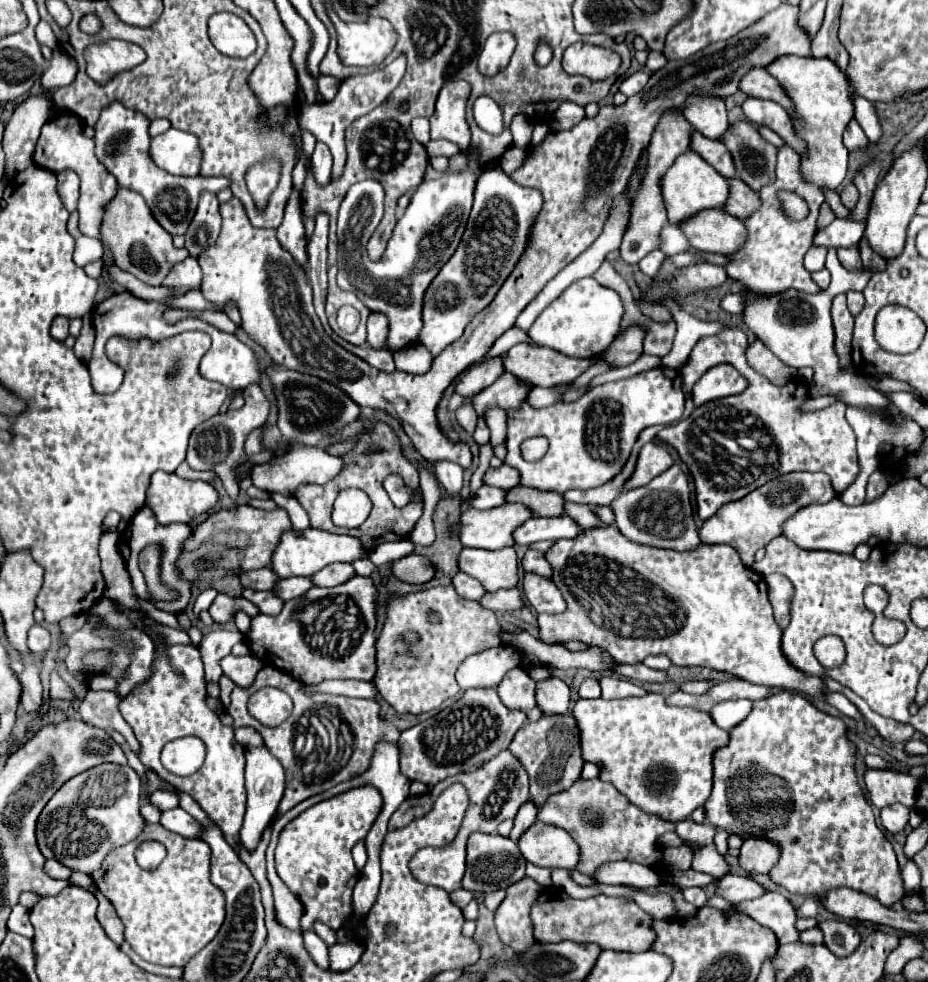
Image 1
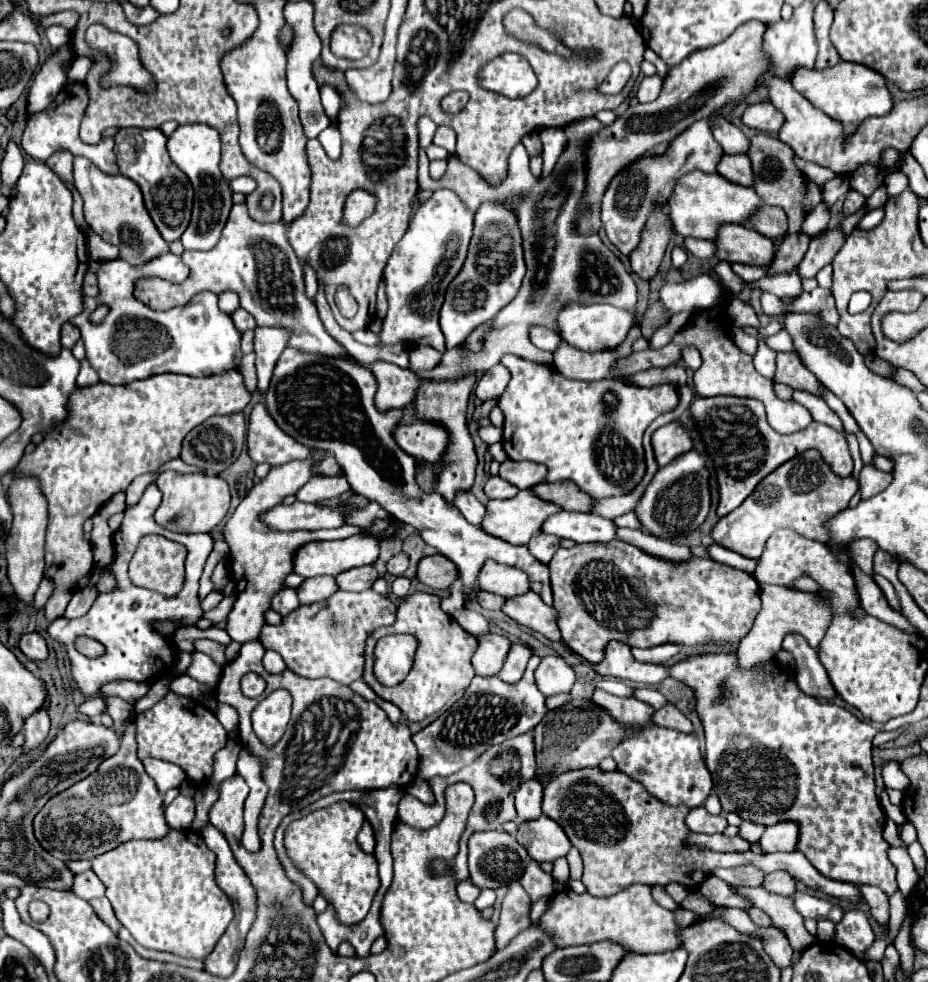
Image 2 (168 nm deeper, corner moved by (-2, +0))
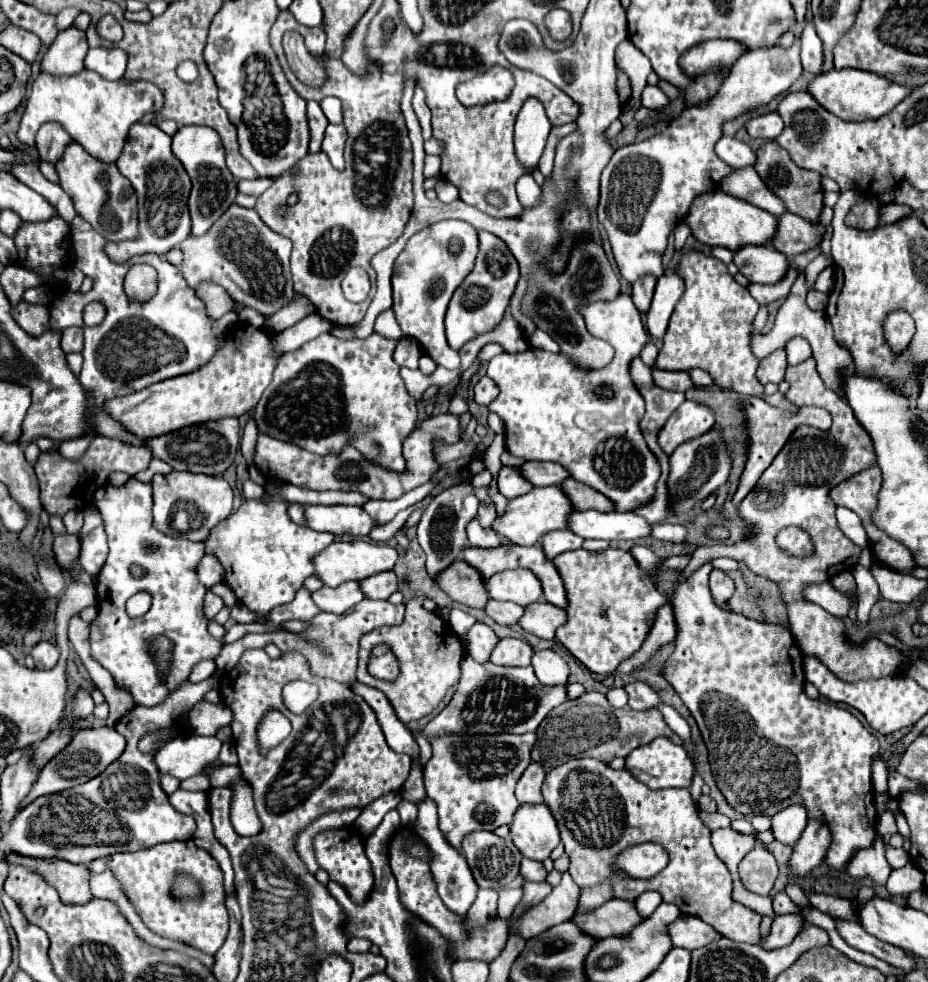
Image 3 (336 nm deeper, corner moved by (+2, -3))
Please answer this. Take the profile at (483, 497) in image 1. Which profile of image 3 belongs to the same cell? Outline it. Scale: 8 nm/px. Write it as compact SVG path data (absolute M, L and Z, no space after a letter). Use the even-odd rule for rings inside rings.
M503 467L499 471L499 477L497 477L497 489L503 497L507 499L513 499L513 497L519 497L523 493L527 493L529 489L533 489L533 485L529 485L529 481L525 481L515 467Z

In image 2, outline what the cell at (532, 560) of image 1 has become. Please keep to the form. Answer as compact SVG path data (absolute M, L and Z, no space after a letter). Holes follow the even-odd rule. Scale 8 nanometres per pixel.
M539 532L531 538L529 542L529 552L543 564L549 564L553 554L561 548L561 538L557 536L551 536L551 534L545 534L545 532Z

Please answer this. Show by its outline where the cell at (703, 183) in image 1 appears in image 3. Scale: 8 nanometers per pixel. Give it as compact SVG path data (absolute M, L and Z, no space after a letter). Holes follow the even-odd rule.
M711 189L711 191L695 197L693 205L689 207L689 213L685 217L685 223L689 225L691 235L697 241L711 245L711 247L721 245L731 251L739 249L743 245L765 245L767 241L771 241L771 237L775 235L775 227L777 227L777 219L771 213L767 213L755 205L749 205L743 199L721 193L721 189Z

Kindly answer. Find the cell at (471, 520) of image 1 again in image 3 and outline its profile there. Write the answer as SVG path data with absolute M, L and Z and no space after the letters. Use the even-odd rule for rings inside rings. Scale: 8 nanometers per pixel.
M533 487L529 493L515 497L507 503L507 509L501 517L493 521L493 531L497 535L507 537L515 545L535 545L545 533L553 529L565 529L567 527L567 517L573 511L569 505L569 499L565 493L561 493L561 487Z

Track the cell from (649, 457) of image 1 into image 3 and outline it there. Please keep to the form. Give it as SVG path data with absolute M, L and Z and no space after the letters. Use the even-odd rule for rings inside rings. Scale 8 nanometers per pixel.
M685 401L685 405L681 405L681 409L677 409L677 413L673 413L673 417L669 417L669 421L659 431L659 447L663 449L663 453L671 455L685 441L691 441L701 433L707 433L711 425L713 411L709 407Z

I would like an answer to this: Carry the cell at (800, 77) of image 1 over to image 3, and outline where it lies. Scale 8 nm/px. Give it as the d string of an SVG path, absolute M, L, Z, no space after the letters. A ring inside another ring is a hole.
M829 69L825 73L819 73L813 81L807 85L807 93L823 105L829 113L837 115L839 119L879 119L881 115L889 113L903 97L909 95L909 89L899 87L885 77L861 69Z

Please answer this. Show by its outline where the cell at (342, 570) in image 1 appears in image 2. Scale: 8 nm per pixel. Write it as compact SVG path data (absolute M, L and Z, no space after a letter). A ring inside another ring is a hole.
M361 566L361 568L353 568L347 572L341 572L337 578L337 584L341 590L349 590L349 592L361 592L361 590L369 590L373 586L373 582L379 576L379 572L373 566Z

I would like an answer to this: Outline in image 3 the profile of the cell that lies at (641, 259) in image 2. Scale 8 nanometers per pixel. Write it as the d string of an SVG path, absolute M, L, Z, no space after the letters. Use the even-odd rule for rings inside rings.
M649 273L643 275L643 277L639 277L633 283L633 303L637 305L637 309L641 313L645 313L649 309L649 305L651 305L655 283L657 283L657 277L655 275L649 275Z

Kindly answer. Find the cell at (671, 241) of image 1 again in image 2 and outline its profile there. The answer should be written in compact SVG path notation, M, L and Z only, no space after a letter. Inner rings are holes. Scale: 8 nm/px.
M685 238L683 246L697 258L713 258L715 250L717 250L715 242L705 242L705 240L697 240L697 238Z

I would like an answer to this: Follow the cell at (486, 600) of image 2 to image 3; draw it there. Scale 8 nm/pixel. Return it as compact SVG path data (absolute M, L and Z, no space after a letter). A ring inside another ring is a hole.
M489 599L485 605L485 613L491 619L495 619L499 625L515 625L523 613L523 607L519 607L515 603L501 603L501 601Z

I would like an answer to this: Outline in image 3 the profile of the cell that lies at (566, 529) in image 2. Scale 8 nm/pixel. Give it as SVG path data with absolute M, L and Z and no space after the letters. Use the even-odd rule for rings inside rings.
M575 511L569 515L567 529L583 539L607 539L625 541L649 535L649 523L635 513L597 513Z

